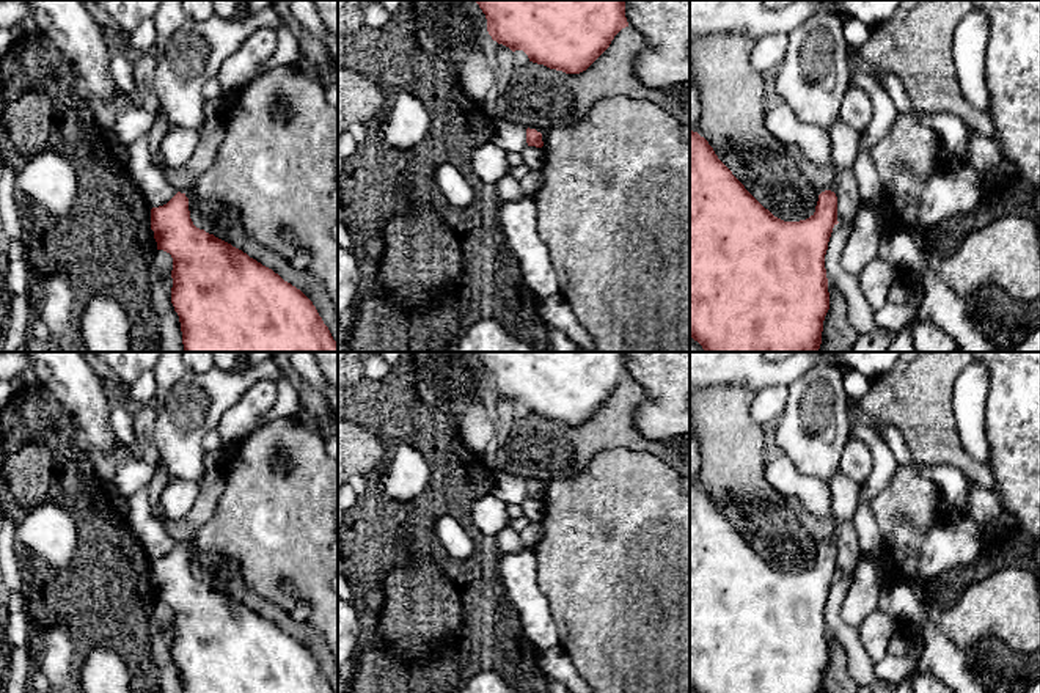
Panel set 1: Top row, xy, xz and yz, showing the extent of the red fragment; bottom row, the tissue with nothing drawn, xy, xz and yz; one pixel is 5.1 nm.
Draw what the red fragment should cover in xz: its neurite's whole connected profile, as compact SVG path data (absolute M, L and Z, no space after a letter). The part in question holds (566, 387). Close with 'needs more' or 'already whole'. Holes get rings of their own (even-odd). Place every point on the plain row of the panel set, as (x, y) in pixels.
M476 352L487 371L493 393L512 404L523 402L529 413L566 426L586 423L611 396L614 388L628 379L625 352Z; already whole

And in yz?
M690 482L690 690L694 693L822 693L823 673L829 662L825 607L837 575L837 548L831 542L818 547L815 564L806 572L784 574L775 569L718 511L709 493Z; already whole

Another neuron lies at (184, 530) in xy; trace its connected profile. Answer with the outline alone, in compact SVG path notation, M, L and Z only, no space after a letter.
M223 468L207 471L201 482L200 495L190 512L181 520L165 519L162 522L167 533L181 545L185 545L187 542L195 539L198 530L214 515L223 489Z

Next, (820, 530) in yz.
M789 498L789 508L796 515L801 526L814 537L817 544L829 542L833 531L834 531L834 522L818 519L807 512L803 506L803 503L796 498Z

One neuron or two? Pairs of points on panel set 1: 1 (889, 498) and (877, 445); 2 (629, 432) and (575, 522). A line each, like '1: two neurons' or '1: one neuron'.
1: two neurons
2: two neurons

